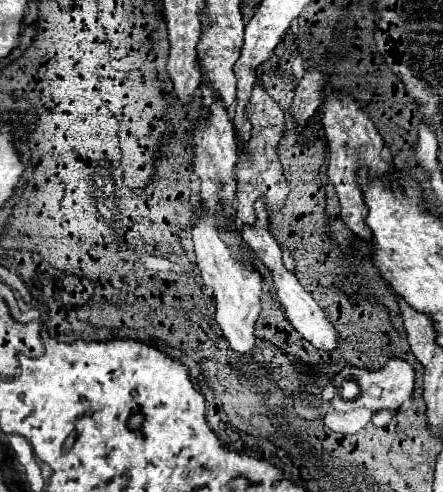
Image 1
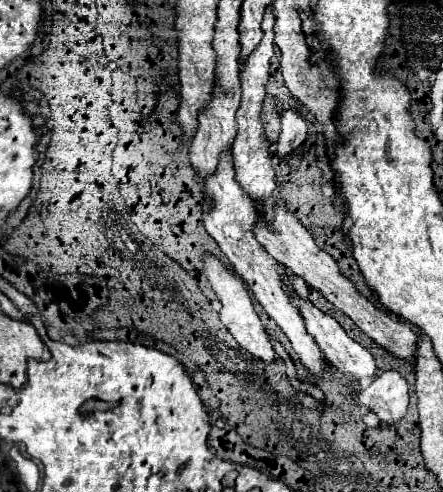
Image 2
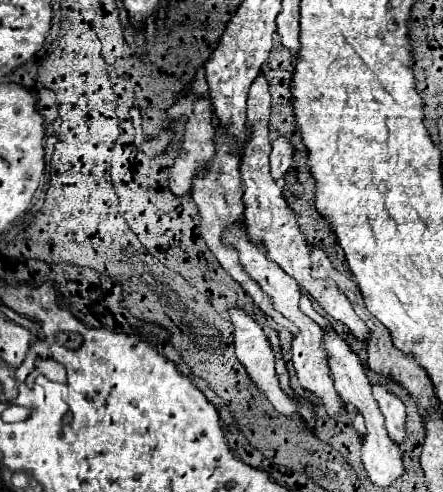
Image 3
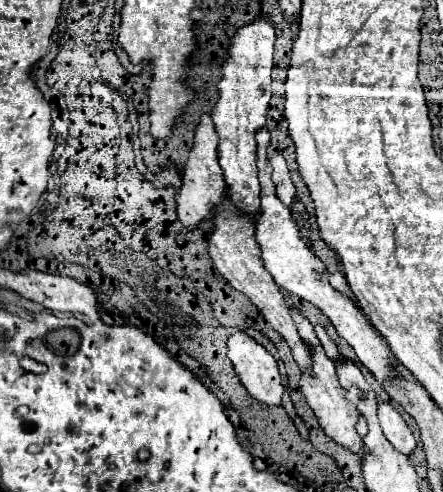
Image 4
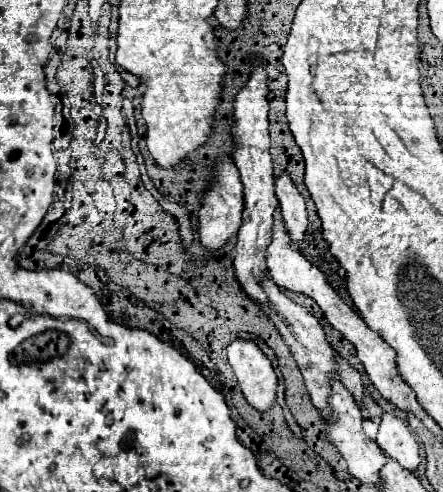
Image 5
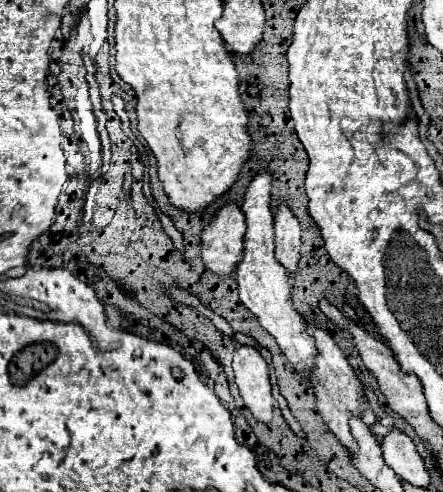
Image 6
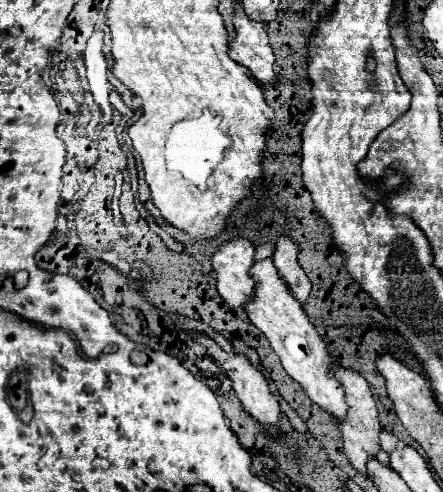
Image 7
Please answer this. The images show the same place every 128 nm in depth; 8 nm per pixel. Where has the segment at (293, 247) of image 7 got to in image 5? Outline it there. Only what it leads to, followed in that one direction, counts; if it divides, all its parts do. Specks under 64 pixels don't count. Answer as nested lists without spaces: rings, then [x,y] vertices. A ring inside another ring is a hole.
[[[286,170],[276,178],[274,186],[276,186],[276,196],[278,196],[278,202],[280,202],[280,208],[282,208],[286,228],[292,236],[292,242],[298,242],[298,240],[302,240],[304,230],[308,226],[304,198],[296,190],[296,186],[292,184]]]

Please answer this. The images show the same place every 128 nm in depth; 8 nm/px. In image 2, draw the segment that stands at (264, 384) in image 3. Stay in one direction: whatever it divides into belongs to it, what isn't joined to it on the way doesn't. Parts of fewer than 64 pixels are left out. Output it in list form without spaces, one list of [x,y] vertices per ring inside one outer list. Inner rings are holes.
[[[204,254],[202,262],[204,262],[204,274],[206,274],[206,278],[212,284],[212,290],[216,294],[216,298],[222,304],[222,308],[218,312],[220,322],[228,328],[228,332],[234,336],[234,340],[240,344],[240,348],[248,350],[252,356],[262,358],[264,362],[272,362],[274,360],[274,350],[272,350],[270,338],[264,332],[262,322],[260,322],[260,318],[258,318],[258,314],[256,314],[256,310],[252,306],[248,284],[234,270],[230,270],[218,256],[214,256],[214,254]]]

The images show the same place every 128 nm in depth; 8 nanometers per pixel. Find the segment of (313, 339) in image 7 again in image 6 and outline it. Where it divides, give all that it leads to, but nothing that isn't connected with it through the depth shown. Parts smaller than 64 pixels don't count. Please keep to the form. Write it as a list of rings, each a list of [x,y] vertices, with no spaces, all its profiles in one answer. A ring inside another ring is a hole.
[[[262,166],[254,174],[242,204],[248,230],[244,234],[242,260],[236,266],[238,294],[240,294],[240,302],[258,318],[264,330],[268,330],[276,338],[280,350],[288,356],[288,360],[298,370],[298,374],[302,378],[308,378],[316,358],[316,344],[312,336],[304,332],[302,316],[290,306],[288,274],[286,274],[286,268],[274,256],[274,214],[270,208],[270,200],[272,200],[270,194],[272,194],[272,172],[268,170],[268,166]]]

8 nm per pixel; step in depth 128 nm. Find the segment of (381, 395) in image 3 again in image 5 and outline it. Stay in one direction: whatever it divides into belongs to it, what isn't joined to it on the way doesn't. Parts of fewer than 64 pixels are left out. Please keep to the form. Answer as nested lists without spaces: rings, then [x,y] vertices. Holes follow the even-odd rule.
[[[388,412],[382,414],[376,444],[382,448],[382,452],[398,460],[406,470],[418,468],[418,462],[420,462],[418,442],[412,436],[410,428],[398,416],[388,414]]]

